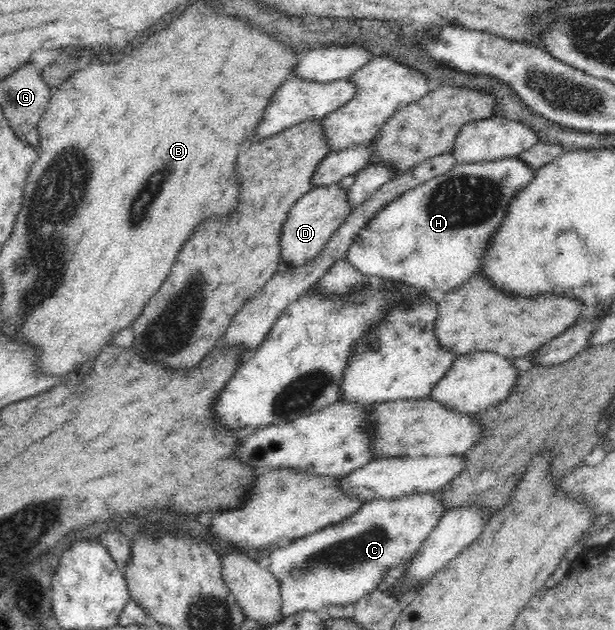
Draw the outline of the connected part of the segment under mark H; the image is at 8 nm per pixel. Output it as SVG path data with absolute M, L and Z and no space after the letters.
M517 157L453 165L449 173L425 181L425 184L417 185L415 189L384 205L369 221L369 225L365 225L365 229L352 239L346 260L358 272L377 281L396 281L402 289L409 287L437 294L452 291L478 273L490 237L501 227L510 202L533 181L535 173L533 168Z

